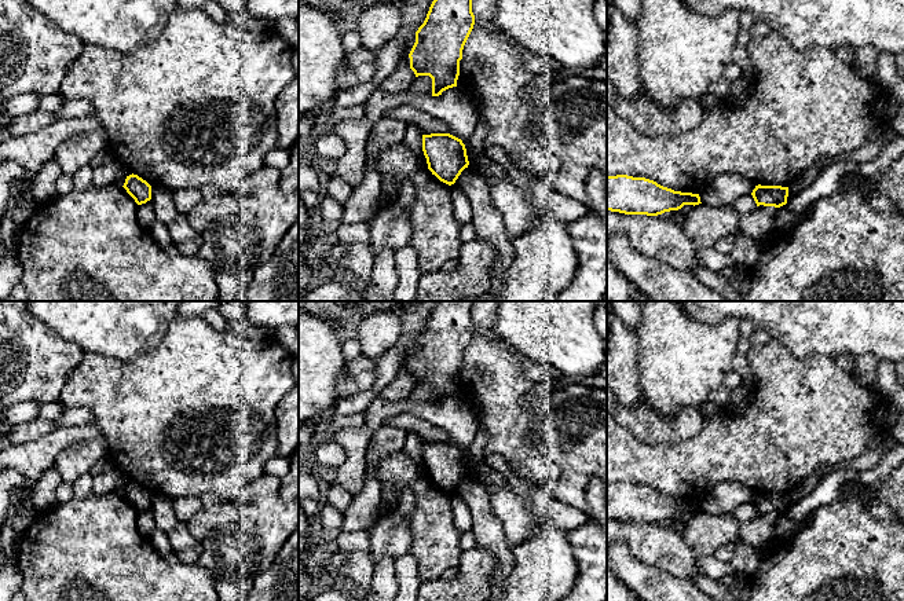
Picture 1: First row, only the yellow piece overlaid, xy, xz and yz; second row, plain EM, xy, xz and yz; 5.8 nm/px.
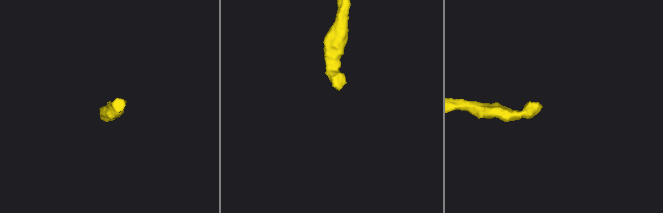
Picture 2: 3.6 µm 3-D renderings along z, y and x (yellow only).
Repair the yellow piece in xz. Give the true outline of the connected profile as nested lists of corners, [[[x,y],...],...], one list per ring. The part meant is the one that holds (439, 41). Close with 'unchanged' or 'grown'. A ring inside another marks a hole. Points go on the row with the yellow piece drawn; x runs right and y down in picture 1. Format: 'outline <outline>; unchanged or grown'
outline [[[433,0],[409,54],[416,77],[432,78],[432,96],[457,87],[464,45],[473,29],[472,0]]]; unchanged

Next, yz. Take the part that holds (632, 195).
outline [[[607,176],[607,210],[611,212],[658,216],[699,204],[699,194],[674,191],[645,177]]]; unchanged

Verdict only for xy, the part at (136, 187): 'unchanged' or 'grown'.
unchanged

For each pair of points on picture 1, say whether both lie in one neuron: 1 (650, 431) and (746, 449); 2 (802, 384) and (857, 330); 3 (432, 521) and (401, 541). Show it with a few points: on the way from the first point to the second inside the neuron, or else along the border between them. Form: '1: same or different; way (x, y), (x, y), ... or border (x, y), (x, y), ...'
1: different; border (703, 417), (703, 425), (694, 436), (658, 444)
2: different; border (797, 358), (827, 355), (834, 361)
3: different; border (414, 504), (407, 519), (412, 539), (407, 553)

